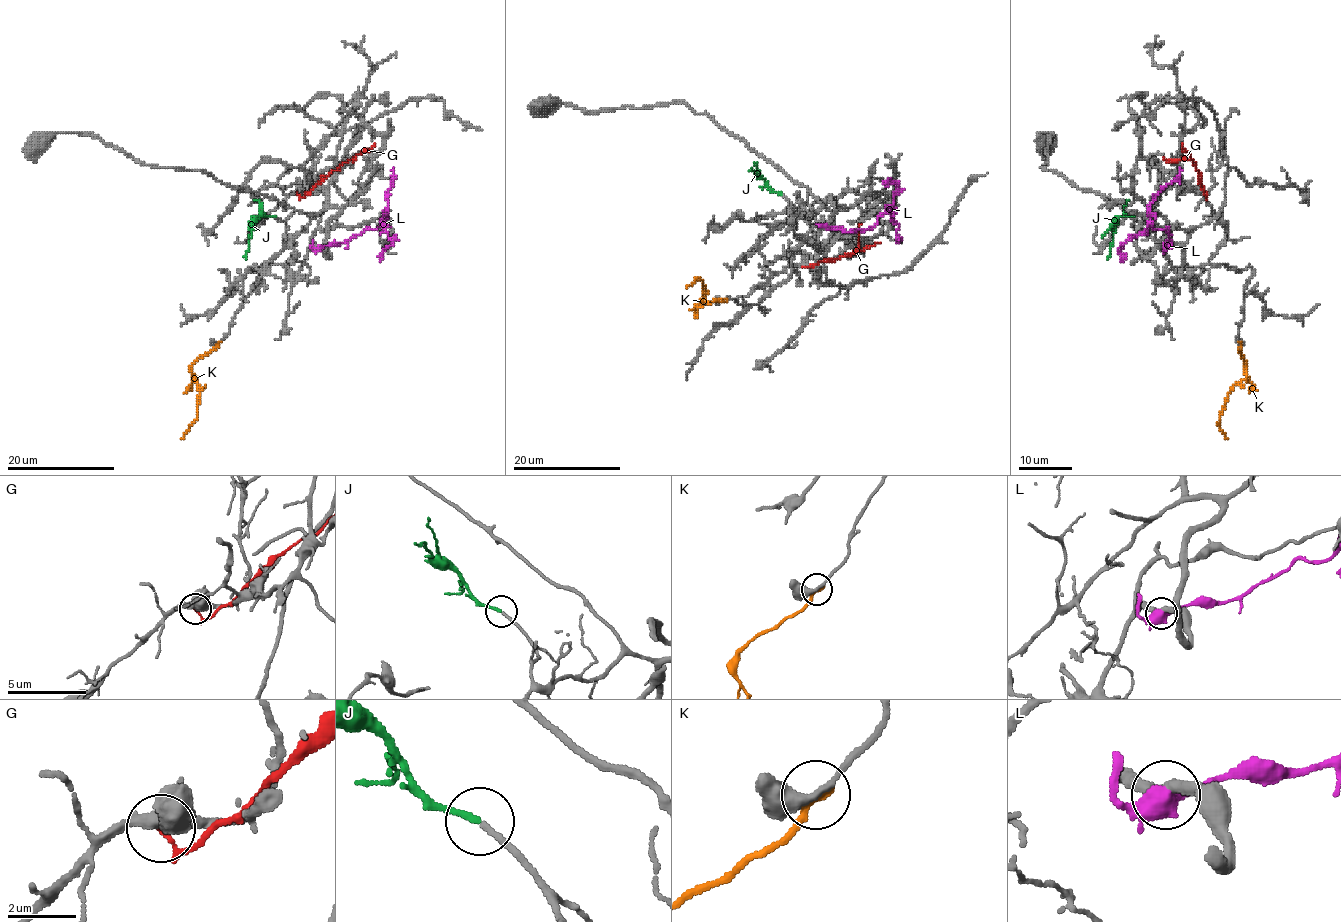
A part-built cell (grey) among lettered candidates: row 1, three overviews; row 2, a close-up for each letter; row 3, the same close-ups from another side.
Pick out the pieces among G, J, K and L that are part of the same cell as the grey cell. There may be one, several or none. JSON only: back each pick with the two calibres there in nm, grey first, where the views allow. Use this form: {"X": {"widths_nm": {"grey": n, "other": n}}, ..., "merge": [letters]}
{"J": {"widths_nm": {"grey": 180, "other": 200}}, "merge": ["J"]}

